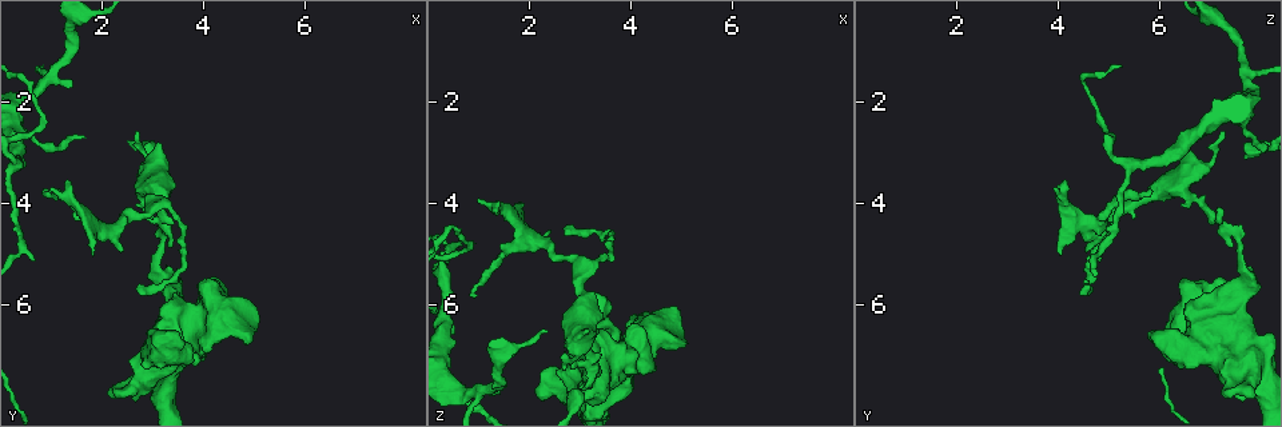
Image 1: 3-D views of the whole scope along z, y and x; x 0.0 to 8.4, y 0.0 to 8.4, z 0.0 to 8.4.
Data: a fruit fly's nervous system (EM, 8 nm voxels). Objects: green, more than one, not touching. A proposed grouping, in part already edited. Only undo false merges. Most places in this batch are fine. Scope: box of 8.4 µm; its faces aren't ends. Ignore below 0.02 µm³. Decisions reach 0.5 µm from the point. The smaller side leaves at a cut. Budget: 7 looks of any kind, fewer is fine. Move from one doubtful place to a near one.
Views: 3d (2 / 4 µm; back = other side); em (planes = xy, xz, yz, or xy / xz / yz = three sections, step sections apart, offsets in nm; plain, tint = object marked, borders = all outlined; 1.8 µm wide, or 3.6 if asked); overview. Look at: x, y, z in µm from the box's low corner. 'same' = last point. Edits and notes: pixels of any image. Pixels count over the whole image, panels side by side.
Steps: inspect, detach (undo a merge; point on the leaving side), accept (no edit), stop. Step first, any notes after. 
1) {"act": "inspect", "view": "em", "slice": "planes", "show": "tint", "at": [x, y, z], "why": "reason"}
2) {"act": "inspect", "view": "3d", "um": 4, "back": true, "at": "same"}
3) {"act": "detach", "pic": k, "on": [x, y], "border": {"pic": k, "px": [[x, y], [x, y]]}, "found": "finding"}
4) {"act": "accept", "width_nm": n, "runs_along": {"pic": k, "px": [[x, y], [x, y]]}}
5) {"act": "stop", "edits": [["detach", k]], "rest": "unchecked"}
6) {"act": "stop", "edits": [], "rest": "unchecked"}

{"act": "inspect", "view": "em", "slice": "planes", "show": "borders", "at": [1.05, 1.50, 7.70], "why": "three-way junction"}

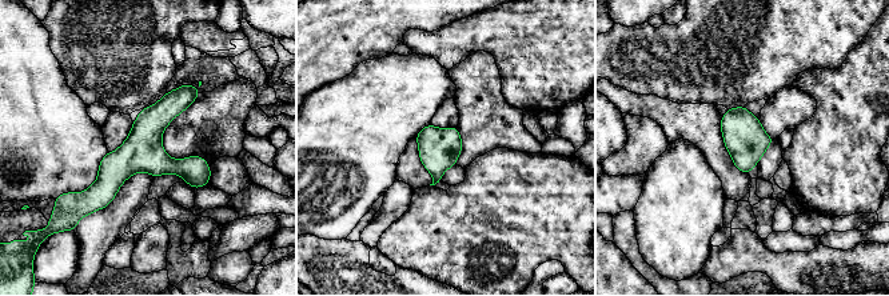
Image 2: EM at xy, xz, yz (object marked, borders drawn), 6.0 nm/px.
{"act": "accept", "runs_along": {"pic": 2, "px": [[194, 91], [86, 198]]}, "found": "continuous, no second cell"}

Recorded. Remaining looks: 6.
{"act": "inspect", "view": "em", "slice": "planes", "show": "tint", "at": [2.90, 3.60, 6.35], "why": "thick turns thin"}

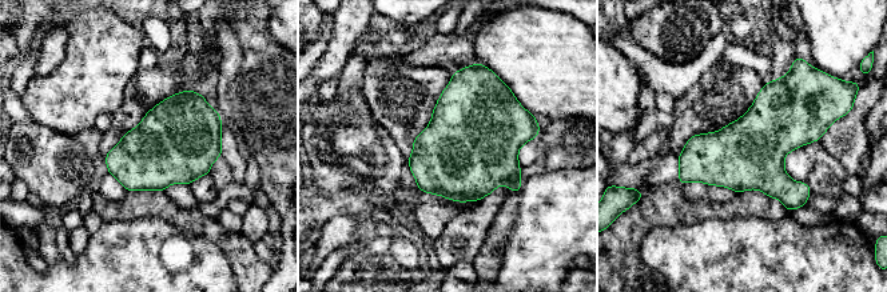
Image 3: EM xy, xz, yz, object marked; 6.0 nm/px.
{"act": "accept", "found": "all the same cell"}

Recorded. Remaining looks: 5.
{"act": "inspect", "view": "em", "slice": "yz", "step": 8, "show": "borders", "at": [2.00, 4.45, 4.75], "why": "abrupt turn"}

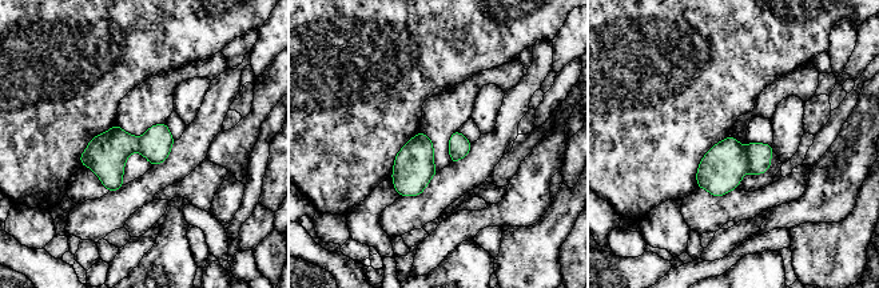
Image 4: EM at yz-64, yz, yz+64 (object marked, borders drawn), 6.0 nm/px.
{"act": "accept", "found": "all the same cell"}

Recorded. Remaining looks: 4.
{"act": "stop", "edits": [], "rest": "unchecked"}

